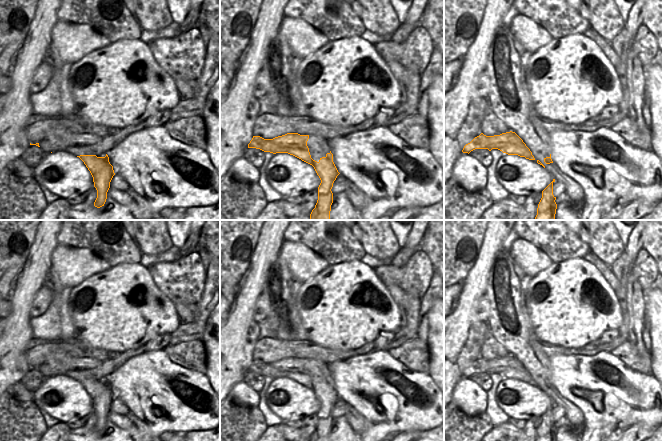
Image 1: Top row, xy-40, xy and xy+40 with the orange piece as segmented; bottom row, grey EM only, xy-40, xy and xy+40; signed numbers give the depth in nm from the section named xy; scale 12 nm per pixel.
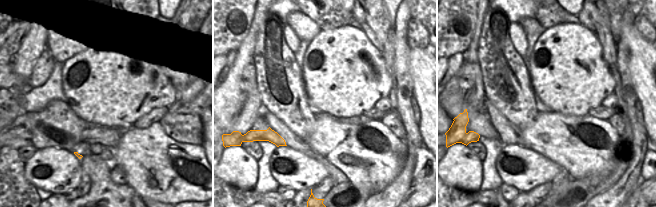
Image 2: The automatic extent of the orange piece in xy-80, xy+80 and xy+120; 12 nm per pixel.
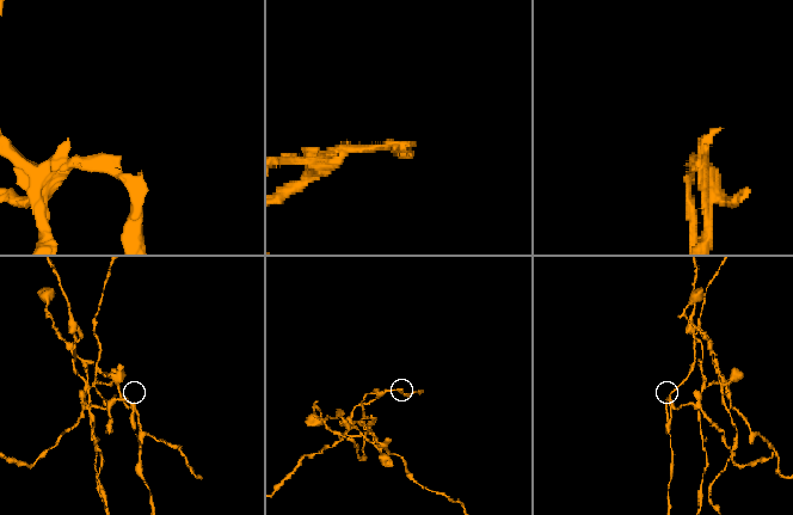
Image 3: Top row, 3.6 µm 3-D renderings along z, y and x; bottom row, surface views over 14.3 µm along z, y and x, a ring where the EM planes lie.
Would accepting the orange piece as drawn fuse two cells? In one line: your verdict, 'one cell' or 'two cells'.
two cells

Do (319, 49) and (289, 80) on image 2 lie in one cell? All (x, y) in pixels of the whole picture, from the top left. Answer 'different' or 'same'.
different

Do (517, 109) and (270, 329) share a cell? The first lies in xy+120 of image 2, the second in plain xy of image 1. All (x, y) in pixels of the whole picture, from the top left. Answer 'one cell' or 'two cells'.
one cell

